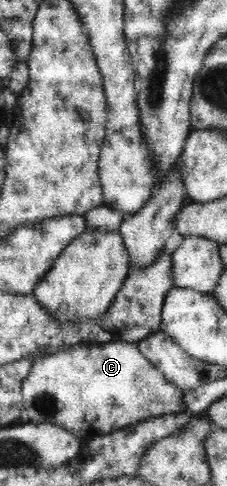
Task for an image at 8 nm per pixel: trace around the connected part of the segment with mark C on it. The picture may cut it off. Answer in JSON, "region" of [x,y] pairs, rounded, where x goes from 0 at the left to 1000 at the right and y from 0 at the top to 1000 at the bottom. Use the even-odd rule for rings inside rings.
{"region":[[[546,698],[467,706],[361,704],[300,722],[256,722],[159,739],[97,790],[97,817],[132,868],[185,866],[260,874],[361,905],[467,895],[661,858],[771,854],[824,846],[811,825],[824,805],[744,786],[722,770],[630,733],[599,706]]]}

